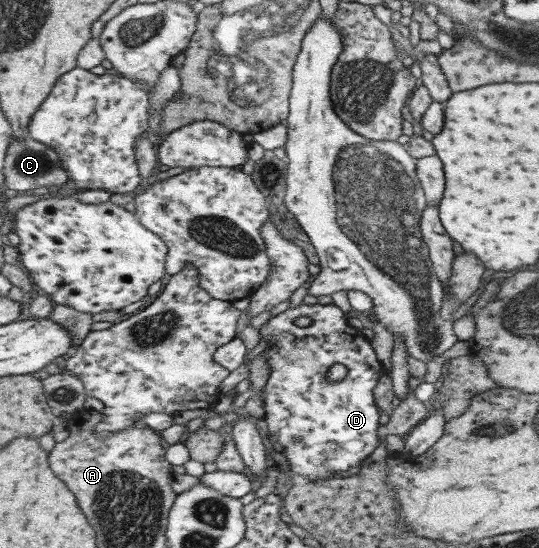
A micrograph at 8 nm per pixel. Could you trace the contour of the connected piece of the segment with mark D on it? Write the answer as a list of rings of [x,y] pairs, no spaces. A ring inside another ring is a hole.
[[[333,302],[328,305],[301,304],[270,317],[259,331],[260,336],[267,340],[265,356],[270,366],[269,379],[263,387],[265,416],[261,423],[265,433],[285,447],[282,454],[291,464],[290,470],[305,477],[308,483],[329,481],[332,480],[330,473],[334,471],[347,471],[356,465],[362,466],[382,442],[378,441],[380,412],[374,389],[386,369],[376,358],[374,346],[363,331],[348,325],[346,320],[342,308]],[[300,316],[309,316],[314,319],[314,324],[308,328],[296,326],[294,320]],[[338,363],[348,367],[348,374],[342,382],[334,382],[329,378],[330,369]]]

